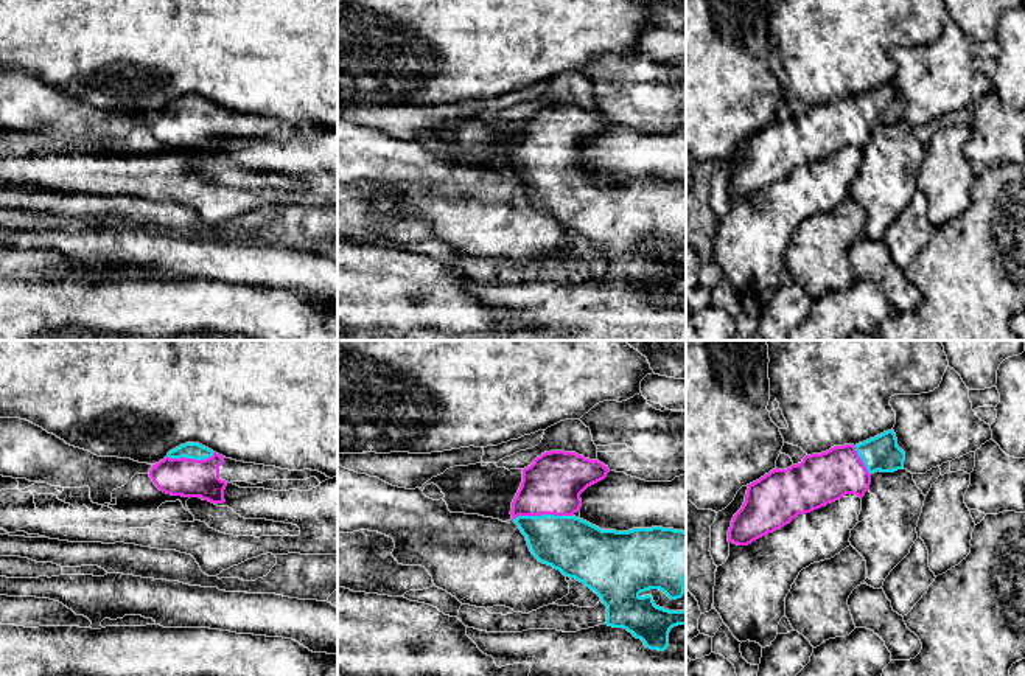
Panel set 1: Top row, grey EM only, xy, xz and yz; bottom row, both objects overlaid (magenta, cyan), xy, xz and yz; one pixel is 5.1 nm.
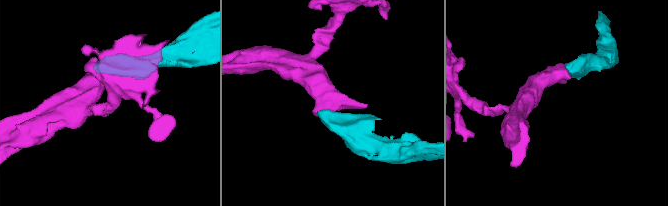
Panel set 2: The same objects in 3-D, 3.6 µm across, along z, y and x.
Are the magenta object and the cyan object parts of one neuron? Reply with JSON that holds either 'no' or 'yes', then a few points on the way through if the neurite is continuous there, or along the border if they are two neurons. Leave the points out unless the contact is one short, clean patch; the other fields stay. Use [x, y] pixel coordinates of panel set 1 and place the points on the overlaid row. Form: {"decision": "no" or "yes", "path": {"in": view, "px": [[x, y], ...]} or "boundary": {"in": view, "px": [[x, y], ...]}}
{"decision": "yes", "path": {"in": "xz", "px": [[552, 484], [542, 515], [570, 544]]}}

